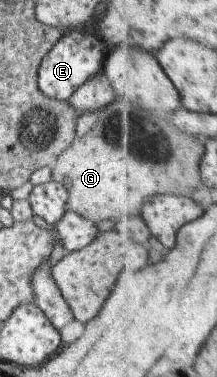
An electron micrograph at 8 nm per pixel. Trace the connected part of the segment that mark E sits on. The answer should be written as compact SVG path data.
M90 28L71 30L45 53L36 71L36 84L43 97L51 100L67 100L78 89L102 69L105 47L97 33Z

